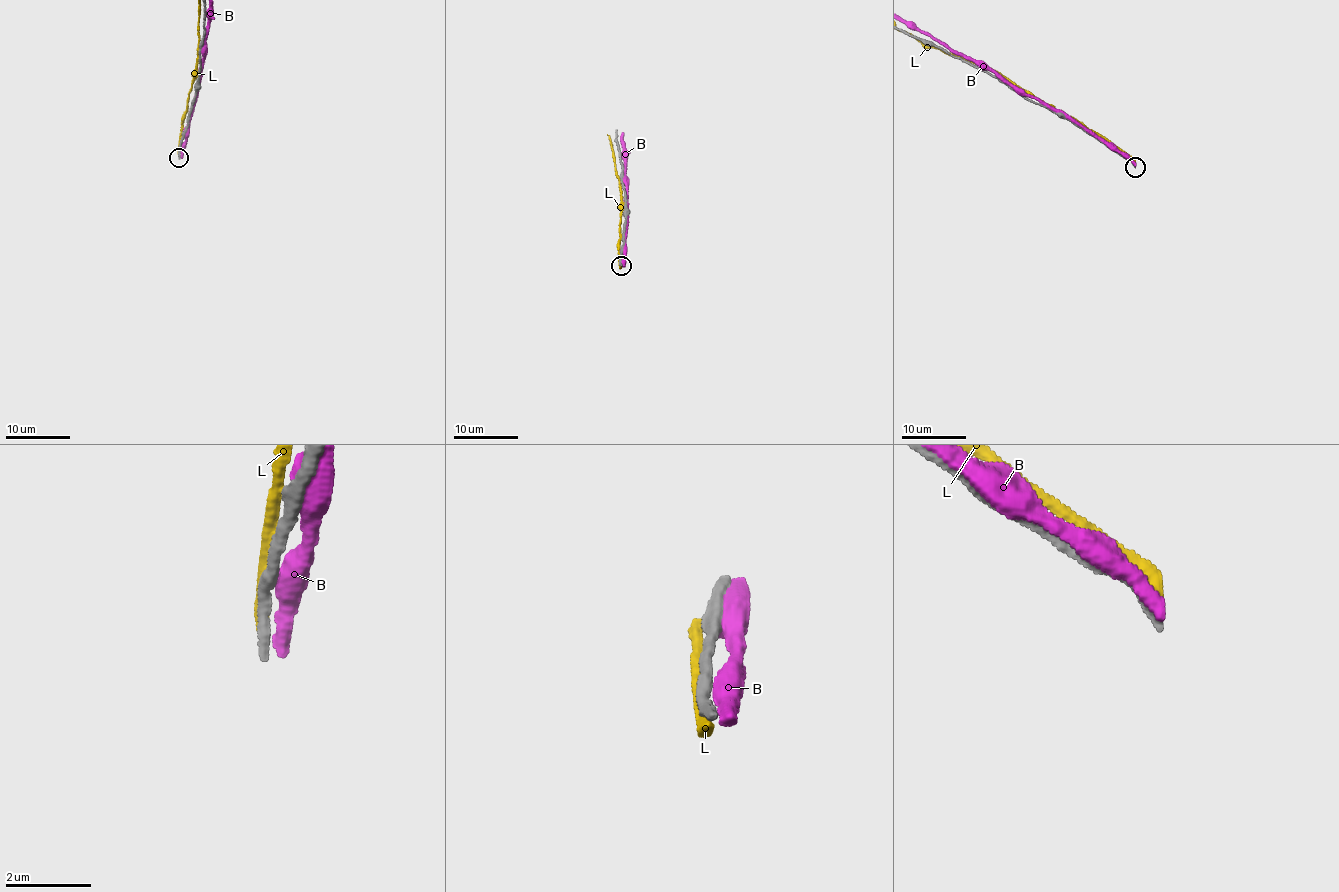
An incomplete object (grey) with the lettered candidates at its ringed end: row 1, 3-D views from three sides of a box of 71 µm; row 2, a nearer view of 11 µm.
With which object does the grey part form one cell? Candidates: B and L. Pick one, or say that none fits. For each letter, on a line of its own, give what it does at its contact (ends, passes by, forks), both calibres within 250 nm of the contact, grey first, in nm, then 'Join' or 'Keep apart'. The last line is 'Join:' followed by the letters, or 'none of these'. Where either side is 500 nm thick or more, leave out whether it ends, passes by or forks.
B: It passes by. Thickness 260 nm (grey) against 440 nm. Keep apart
L: It ends there. Thickness 340 nm (grey) against 380 nm. Keep apart
Join: none of these

